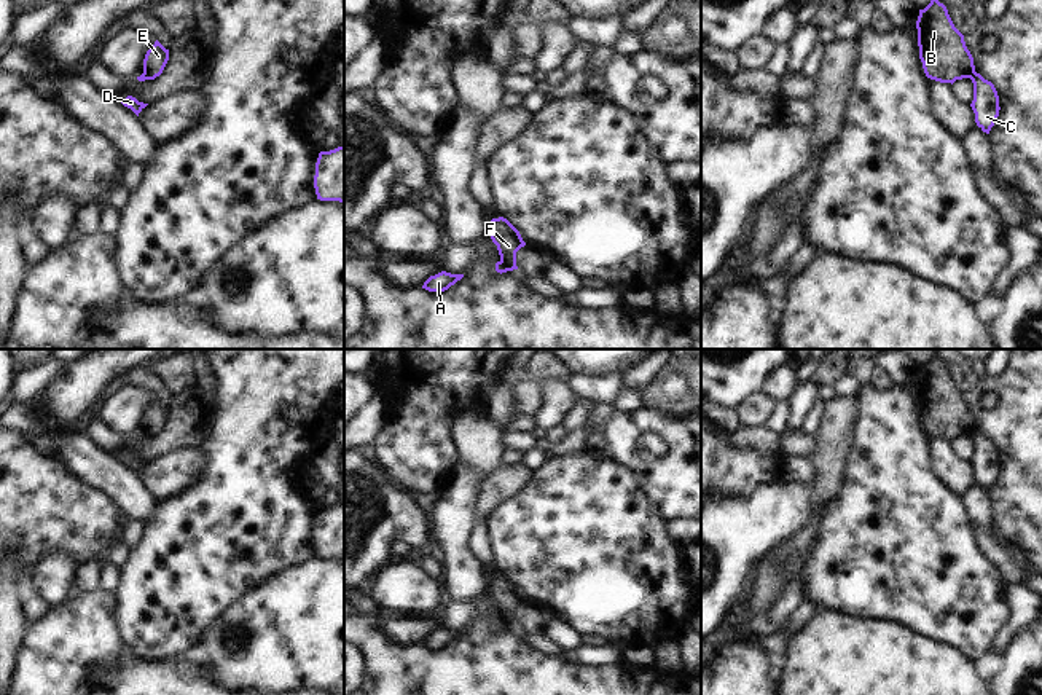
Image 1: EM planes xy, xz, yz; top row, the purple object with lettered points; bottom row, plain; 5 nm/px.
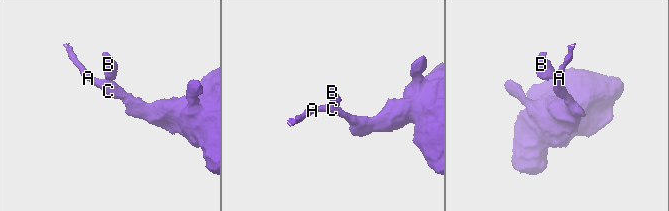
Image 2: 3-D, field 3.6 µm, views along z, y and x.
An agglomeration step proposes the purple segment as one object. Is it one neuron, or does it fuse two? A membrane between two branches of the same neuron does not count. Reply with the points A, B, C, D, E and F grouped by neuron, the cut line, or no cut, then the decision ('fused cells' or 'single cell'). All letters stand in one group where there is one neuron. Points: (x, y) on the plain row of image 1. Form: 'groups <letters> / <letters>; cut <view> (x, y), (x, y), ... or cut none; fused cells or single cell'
groups A C D / B E F; cut yz (974, 427), (969, 434); fused cells

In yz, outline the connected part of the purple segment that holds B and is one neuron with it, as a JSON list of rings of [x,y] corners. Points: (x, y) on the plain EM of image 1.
[[[937,354],[919,367],[916,378],[919,416],[927,435],[954,440],[975,429],[964,392],[954,384],[948,367]]]

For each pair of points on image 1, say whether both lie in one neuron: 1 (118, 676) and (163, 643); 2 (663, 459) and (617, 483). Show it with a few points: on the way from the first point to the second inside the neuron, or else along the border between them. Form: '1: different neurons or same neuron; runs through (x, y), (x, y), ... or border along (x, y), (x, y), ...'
1: different neurons; border along (136, 657), (180, 659)
2: different neurons; border along (604, 453), (626, 464), (657, 506)

